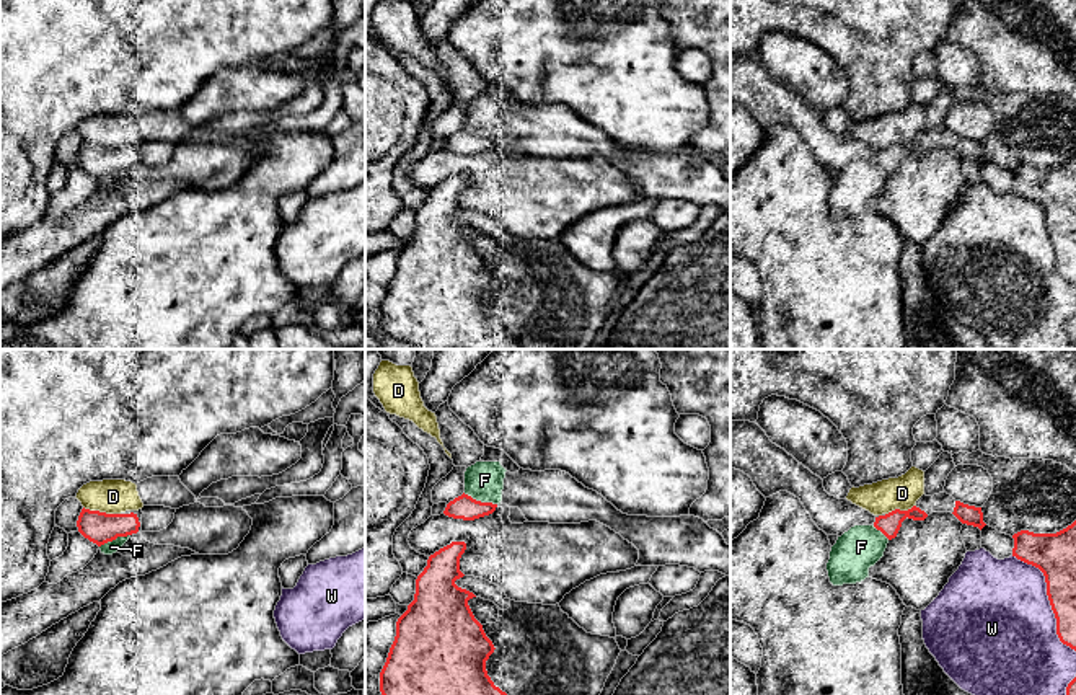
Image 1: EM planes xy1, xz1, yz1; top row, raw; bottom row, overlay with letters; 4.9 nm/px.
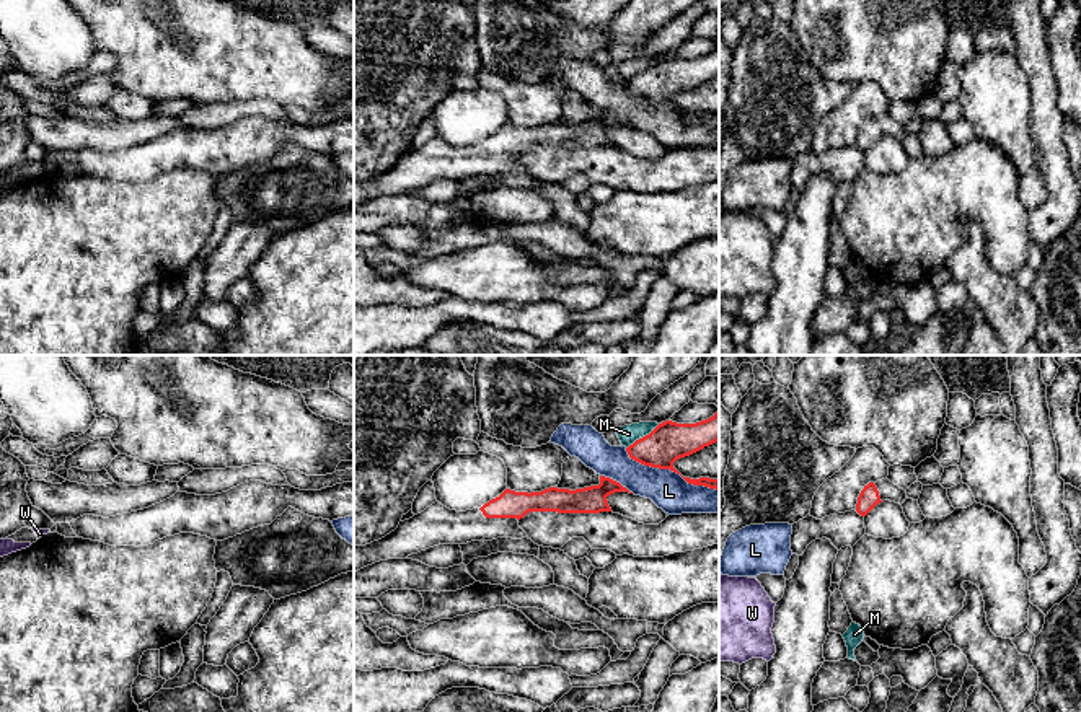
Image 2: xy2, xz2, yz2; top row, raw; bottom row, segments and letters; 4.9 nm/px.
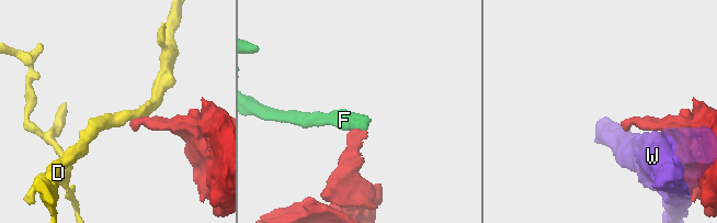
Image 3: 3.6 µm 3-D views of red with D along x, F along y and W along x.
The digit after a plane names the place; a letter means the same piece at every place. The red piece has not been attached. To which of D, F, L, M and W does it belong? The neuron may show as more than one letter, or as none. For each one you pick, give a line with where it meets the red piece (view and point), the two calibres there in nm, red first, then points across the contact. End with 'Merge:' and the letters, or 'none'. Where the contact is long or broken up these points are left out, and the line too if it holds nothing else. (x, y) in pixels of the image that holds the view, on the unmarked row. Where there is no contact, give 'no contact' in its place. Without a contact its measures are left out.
Merge: none

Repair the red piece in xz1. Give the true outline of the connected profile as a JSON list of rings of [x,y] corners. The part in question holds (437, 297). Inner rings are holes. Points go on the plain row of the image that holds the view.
[[[452,176],[429,191],[416,214],[414,235],[396,256],[396,271],[380,307],[380,326],[417,349],[522,349],[487,310],[486,295],[496,282],[468,240],[476,230],[455,219],[465,210],[460,206],[465,184],[465,176]]]

